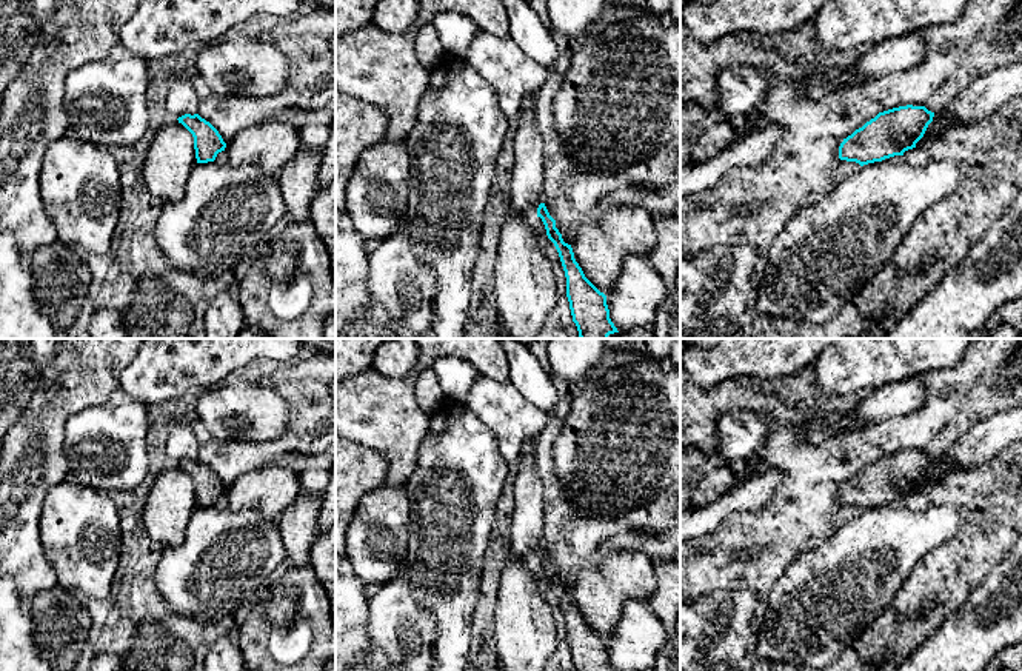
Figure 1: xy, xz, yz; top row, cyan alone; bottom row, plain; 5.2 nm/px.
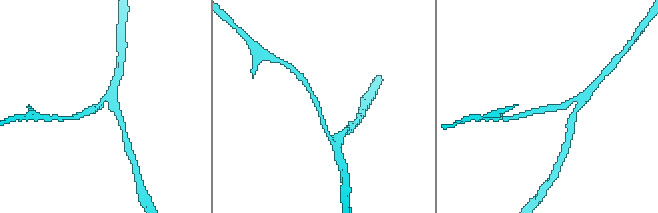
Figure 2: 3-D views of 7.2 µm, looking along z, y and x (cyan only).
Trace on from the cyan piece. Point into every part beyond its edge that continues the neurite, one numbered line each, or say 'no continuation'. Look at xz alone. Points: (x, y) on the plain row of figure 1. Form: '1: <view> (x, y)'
no continuation

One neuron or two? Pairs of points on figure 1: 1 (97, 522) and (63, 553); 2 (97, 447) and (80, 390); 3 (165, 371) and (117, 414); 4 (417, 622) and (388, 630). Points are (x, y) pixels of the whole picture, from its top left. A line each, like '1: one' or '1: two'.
1: one
2: two
3: two
4: one

